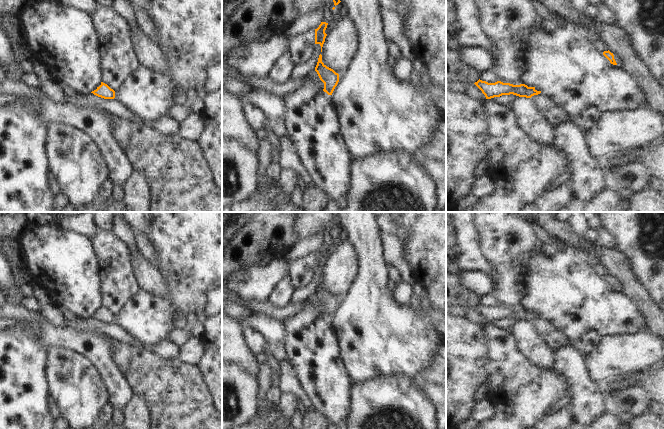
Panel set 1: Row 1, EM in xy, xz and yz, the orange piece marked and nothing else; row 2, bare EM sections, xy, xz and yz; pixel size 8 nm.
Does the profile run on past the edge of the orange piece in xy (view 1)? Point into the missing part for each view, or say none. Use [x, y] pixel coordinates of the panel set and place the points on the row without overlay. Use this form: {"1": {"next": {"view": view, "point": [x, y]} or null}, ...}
{"1": {"next": null}}

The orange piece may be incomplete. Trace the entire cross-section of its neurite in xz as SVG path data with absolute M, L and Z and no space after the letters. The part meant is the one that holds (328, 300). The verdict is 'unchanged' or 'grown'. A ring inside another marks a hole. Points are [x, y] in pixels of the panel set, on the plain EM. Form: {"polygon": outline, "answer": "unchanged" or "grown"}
{"polygon": "M321 278L319 279L315 295L317 296L320 304L324 307L323 315L326 316L328 319L332 319L335 311L339 306L339 298L336 297L333 293L327 291L322 286Z", "answer": "unchanged"}

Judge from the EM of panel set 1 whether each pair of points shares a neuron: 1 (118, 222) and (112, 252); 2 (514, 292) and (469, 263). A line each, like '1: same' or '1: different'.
1: different
2: different

